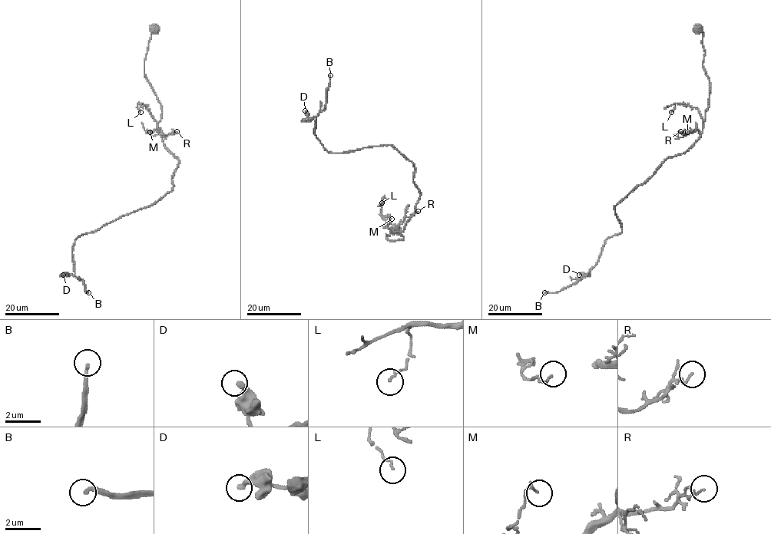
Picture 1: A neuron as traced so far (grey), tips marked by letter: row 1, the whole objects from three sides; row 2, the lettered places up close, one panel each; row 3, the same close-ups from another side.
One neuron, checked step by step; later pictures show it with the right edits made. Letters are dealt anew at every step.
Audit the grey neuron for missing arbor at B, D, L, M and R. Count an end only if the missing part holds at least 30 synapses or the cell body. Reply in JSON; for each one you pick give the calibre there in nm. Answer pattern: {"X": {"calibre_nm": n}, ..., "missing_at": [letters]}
{"B": {"calibre_nm": 190}, "missing_at": ["B"]}

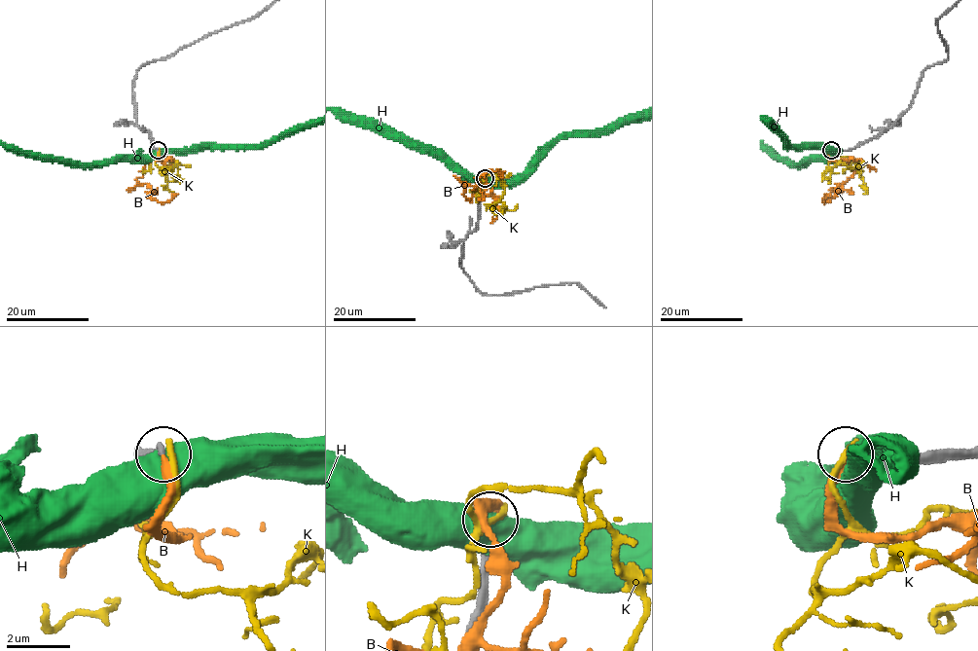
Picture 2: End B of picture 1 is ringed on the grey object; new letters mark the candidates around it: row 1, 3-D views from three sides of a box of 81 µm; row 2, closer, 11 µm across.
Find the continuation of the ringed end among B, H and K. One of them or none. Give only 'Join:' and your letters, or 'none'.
Join: B

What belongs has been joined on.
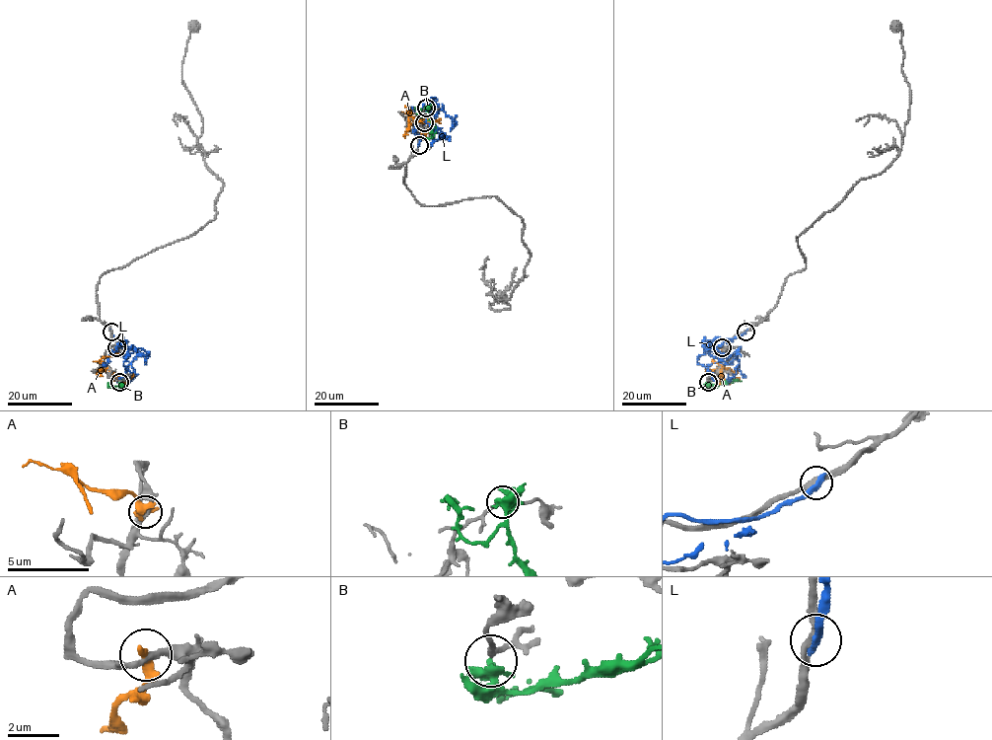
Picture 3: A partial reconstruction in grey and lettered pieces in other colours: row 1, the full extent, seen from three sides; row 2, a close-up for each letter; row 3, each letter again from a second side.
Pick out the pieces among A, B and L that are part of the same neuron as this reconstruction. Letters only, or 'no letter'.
no letter

